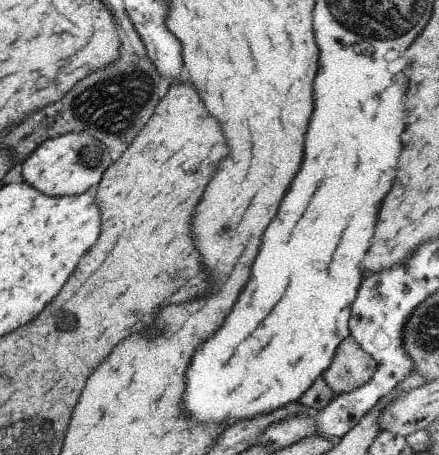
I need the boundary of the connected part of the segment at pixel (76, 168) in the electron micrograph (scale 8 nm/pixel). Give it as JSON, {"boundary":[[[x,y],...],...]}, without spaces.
{"boundary":[[[71,133],[44,140],[20,163],[23,181],[45,196],[59,198],[83,194],[86,190],[93,189],[110,165],[111,158],[103,142],[89,134]]]}

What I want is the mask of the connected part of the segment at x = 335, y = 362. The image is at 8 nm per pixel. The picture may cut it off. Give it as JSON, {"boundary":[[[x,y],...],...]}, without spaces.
{"boundary":[[[347,335],[337,345],[331,362],[321,372],[320,376],[334,394],[348,393],[365,384],[373,376],[375,368],[377,368],[377,364],[374,362],[373,357],[369,356],[369,353],[363,352],[359,348],[359,344],[351,338],[351,335]]]}

